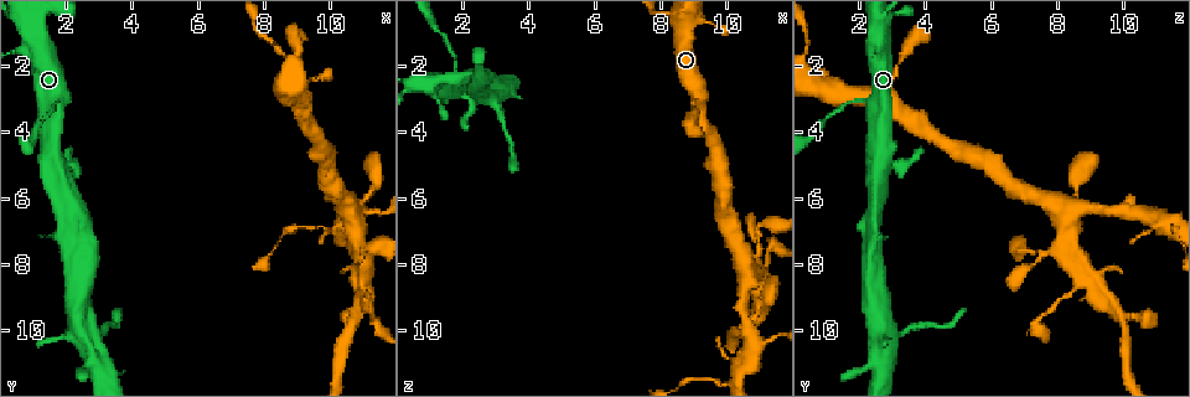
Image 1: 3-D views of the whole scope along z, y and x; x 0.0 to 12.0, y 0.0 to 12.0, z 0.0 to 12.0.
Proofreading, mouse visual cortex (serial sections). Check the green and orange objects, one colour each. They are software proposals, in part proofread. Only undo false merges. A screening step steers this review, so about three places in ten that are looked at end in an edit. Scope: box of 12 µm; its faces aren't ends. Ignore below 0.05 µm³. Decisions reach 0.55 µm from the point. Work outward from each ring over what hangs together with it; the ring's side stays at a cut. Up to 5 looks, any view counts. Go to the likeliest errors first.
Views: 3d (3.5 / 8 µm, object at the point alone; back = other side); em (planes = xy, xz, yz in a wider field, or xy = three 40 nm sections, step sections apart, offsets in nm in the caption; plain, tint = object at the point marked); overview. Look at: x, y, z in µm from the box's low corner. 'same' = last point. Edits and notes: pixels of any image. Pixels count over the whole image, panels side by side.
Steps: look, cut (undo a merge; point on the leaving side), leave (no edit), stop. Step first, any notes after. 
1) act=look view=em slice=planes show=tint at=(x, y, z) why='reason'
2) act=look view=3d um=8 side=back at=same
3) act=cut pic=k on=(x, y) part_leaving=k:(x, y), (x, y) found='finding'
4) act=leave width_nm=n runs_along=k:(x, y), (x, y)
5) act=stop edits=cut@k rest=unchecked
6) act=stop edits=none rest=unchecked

act=look view=3d um=3.5 side=back at=(10.7, 6.4, 10.1) why='arms part here'

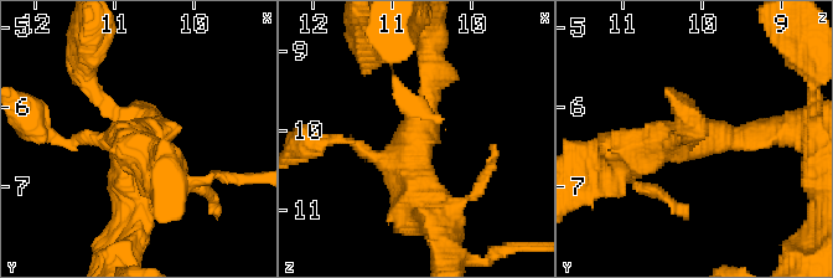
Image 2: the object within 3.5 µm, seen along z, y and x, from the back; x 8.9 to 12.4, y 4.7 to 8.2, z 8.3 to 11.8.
act=look view=em slice=planes show=tint at=same why='now the EM'

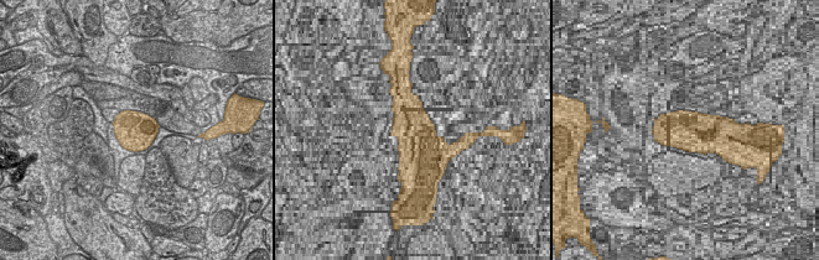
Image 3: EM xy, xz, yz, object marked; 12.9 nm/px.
act=leave runs_along=2:(744, 139), (658, 143), (605, 170) found='continuous, no second cell'

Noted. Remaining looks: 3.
act=look view=3d um=3.5 at=(11.1, 8.5, 8.9) why='thick turns thin'

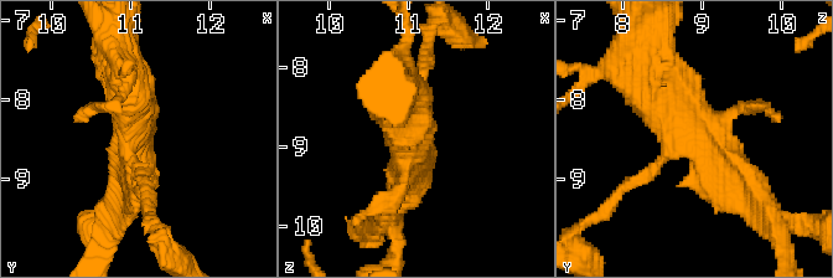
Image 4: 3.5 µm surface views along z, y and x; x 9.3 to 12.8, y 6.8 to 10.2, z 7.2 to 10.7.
act=look view=em slice=xy step=2 show=tint at=(11.05, 8.45, 8.95) why='shape alone is not enough'

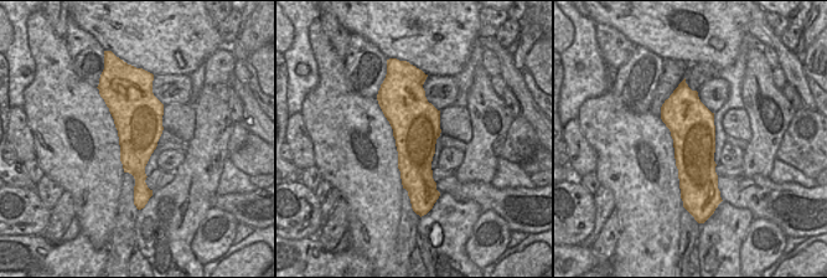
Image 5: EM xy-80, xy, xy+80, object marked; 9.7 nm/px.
act=leave runs_along=4:(646, 76), (758, 197) found='continuous, no second cell'

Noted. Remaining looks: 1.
act=stop edits=none rest=unchecked

